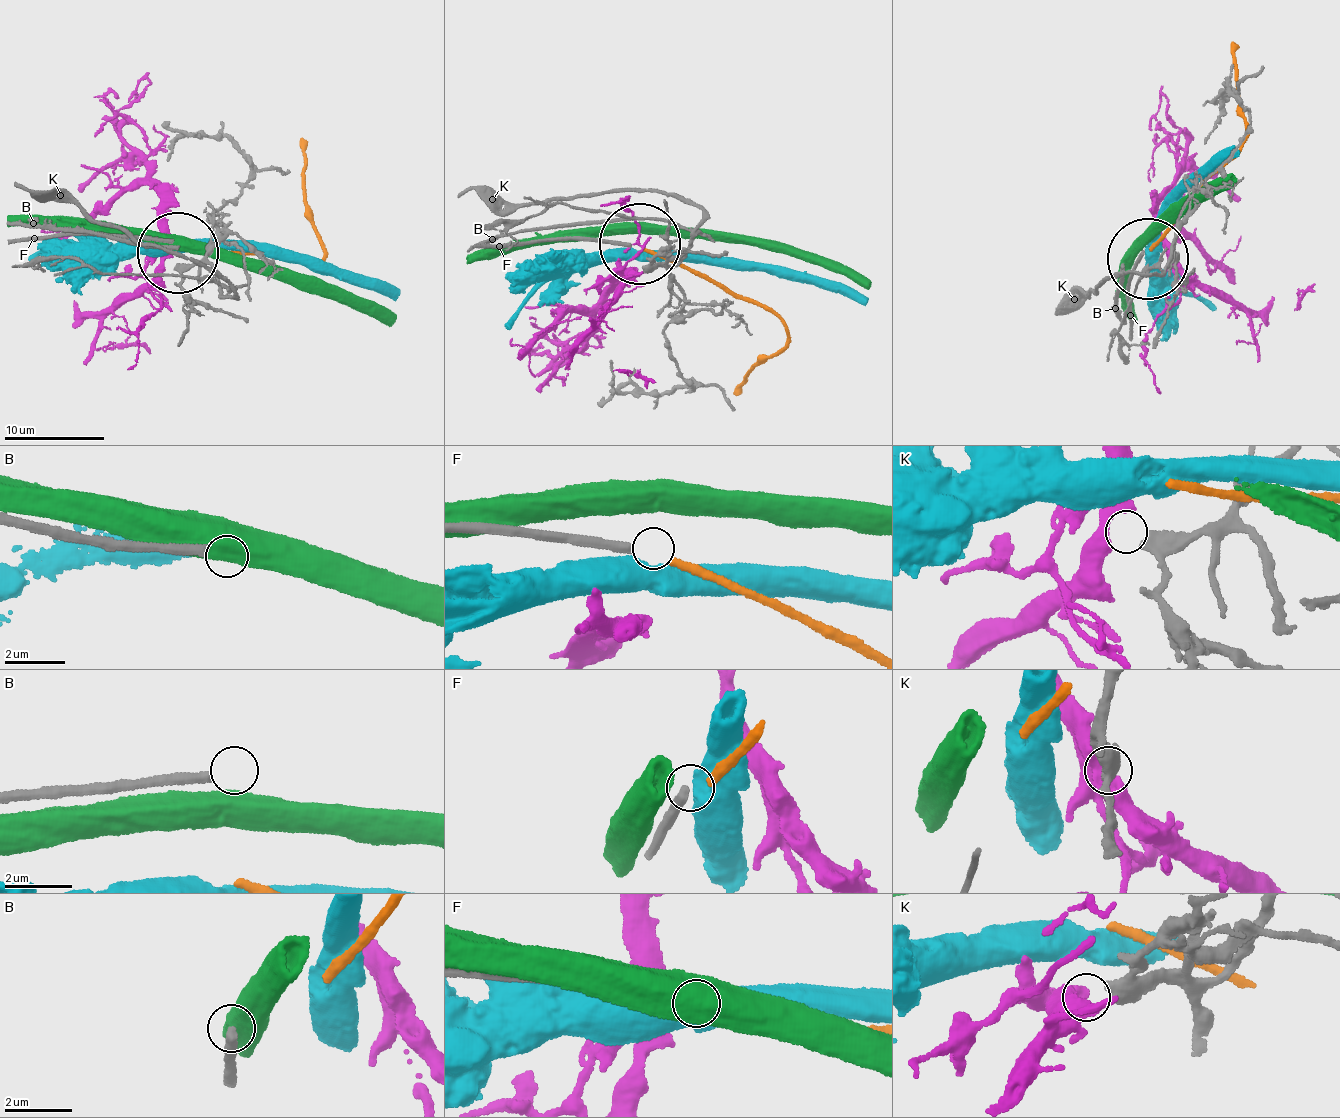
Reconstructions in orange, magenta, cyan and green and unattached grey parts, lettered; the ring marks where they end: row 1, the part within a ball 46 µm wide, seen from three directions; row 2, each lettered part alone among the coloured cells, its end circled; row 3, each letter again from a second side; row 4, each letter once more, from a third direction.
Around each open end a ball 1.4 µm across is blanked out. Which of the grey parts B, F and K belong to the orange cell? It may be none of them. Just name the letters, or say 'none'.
none

